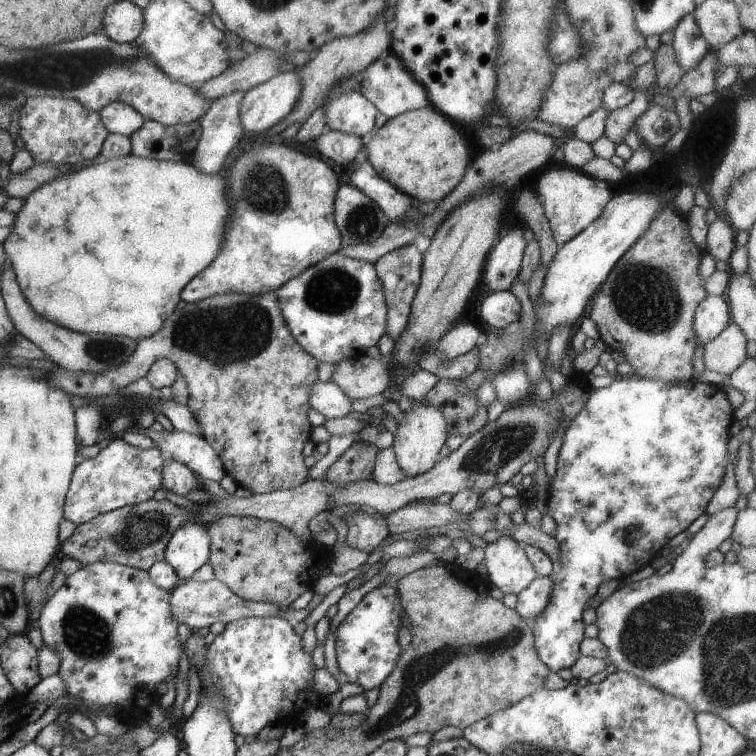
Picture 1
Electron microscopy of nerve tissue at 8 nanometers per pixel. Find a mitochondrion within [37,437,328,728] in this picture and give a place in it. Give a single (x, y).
(86, 635)

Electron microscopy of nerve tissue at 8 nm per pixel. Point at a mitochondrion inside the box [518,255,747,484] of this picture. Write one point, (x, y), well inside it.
(646, 299)

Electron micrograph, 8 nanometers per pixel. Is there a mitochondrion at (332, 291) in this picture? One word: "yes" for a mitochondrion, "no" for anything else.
yes

